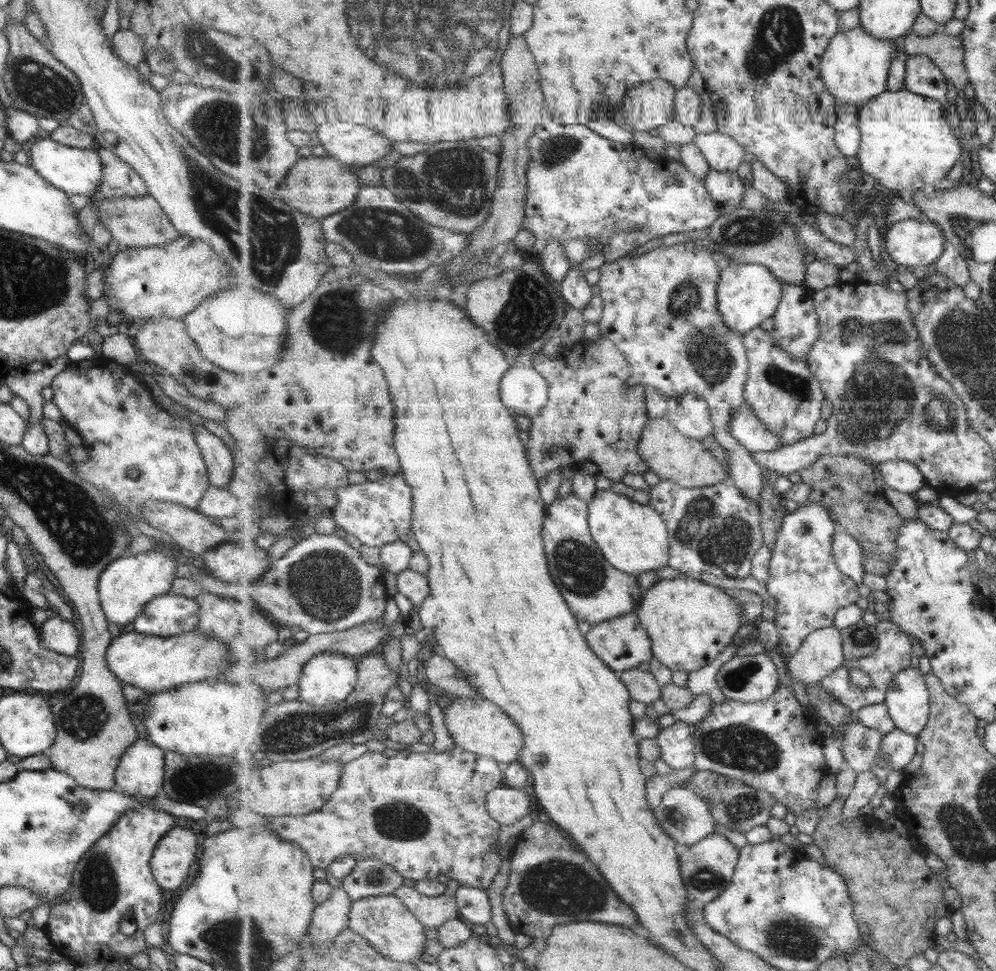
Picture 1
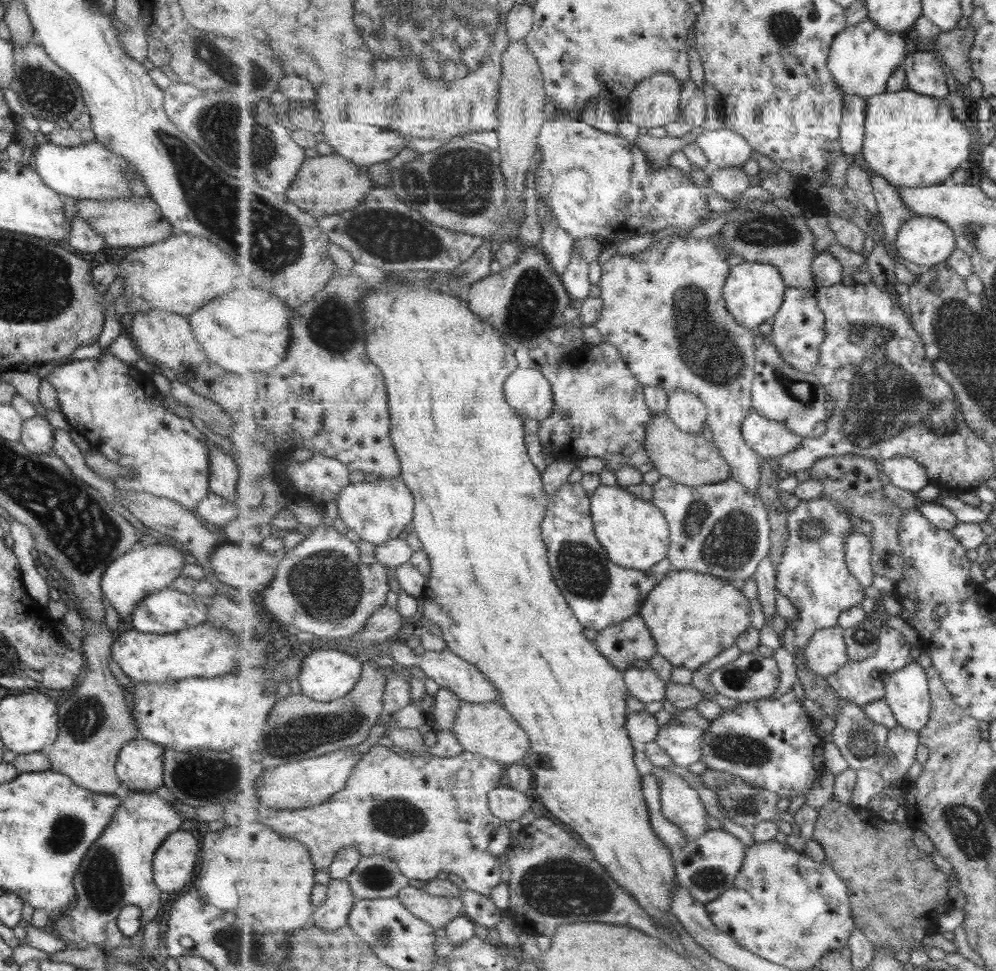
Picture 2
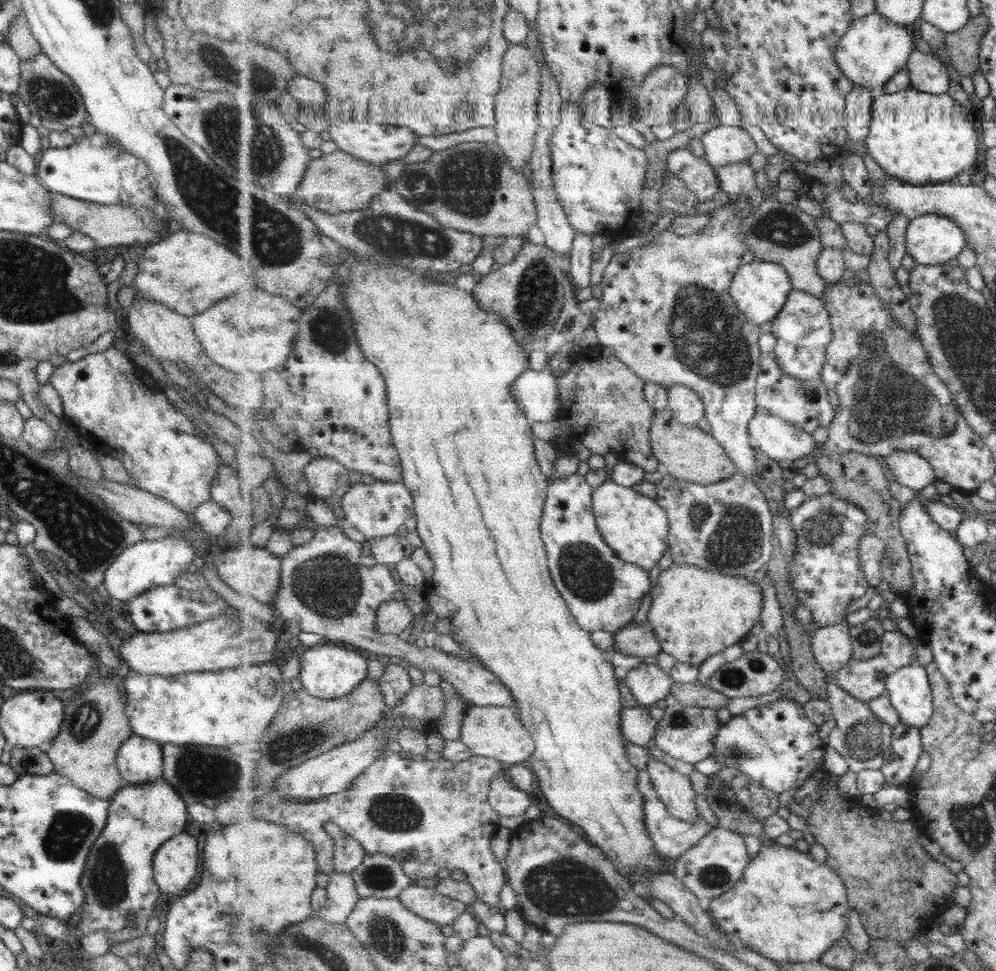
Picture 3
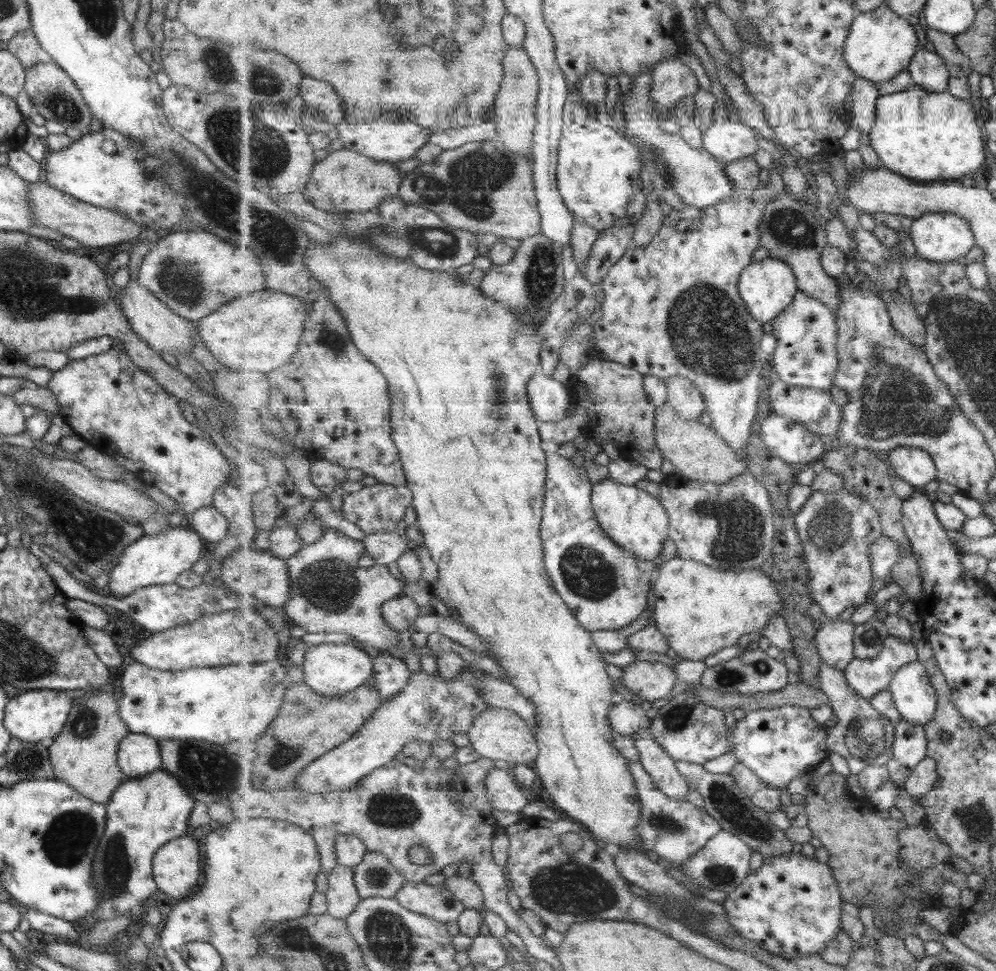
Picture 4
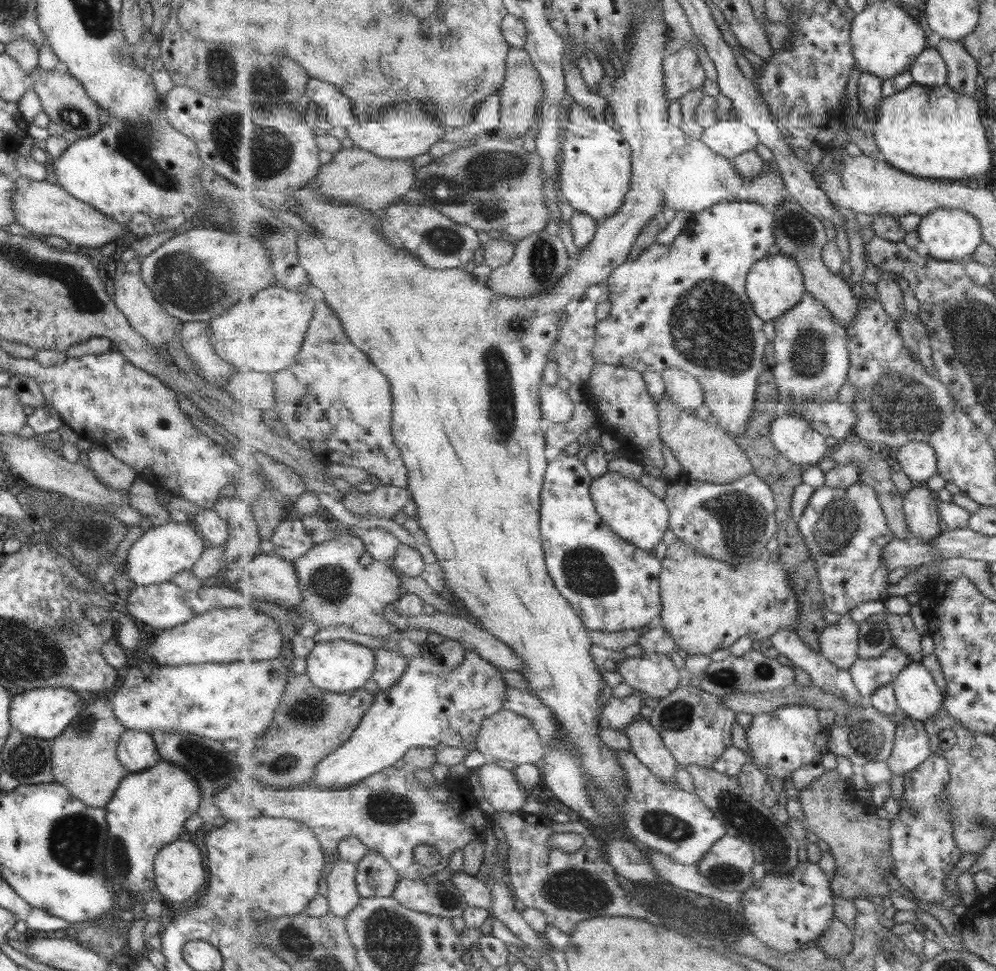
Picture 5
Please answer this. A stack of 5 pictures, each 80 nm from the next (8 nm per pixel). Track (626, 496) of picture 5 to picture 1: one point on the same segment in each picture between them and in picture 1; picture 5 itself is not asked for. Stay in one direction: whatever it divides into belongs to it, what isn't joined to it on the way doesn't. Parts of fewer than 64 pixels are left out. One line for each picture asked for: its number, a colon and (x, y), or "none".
1: (633, 537)
2: (636, 534)
3: (636, 527)
4: (635, 520)

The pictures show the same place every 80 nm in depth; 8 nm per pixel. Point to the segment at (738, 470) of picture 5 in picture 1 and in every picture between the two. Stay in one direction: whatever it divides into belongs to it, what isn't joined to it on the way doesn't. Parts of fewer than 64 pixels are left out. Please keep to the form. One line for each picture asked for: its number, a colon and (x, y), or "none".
1: (670, 454)
2: (686, 457)
3: (686, 452)
4: (698, 452)

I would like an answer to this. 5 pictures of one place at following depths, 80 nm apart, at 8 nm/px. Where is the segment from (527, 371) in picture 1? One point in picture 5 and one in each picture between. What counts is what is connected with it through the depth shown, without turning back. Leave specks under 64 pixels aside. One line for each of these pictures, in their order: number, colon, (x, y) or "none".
2: (528, 391)
3: (537, 392)
4: (552, 400)
5: (556, 405)

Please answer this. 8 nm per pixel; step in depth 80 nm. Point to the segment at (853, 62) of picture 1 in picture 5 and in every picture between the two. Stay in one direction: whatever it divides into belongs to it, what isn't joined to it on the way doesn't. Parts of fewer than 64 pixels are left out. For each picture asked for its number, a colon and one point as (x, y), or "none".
2: (863, 57)
3: (874, 49)
4: (881, 44)
5: (887, 38)

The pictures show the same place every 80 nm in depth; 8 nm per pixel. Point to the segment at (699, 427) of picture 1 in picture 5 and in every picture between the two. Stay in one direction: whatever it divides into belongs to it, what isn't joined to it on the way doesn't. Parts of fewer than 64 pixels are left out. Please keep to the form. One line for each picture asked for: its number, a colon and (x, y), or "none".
2: (689, 412)
3: (686, 404)
4: (685, 397)
5: (683, 388)

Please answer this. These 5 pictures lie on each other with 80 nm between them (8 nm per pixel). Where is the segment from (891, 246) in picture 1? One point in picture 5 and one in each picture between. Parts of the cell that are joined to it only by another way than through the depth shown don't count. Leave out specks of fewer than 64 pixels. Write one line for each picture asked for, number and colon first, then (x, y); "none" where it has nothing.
2: (926, 241)
3: (931, 239)
4: (939, 237)
5: (950, 234)

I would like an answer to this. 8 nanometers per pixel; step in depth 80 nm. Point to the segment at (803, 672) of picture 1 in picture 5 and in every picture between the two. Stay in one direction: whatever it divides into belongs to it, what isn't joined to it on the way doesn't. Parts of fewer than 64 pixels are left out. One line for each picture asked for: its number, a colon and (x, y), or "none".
2: (826, 653)
3: (832, 646)
4: (835, 639)
5: (839, 642)

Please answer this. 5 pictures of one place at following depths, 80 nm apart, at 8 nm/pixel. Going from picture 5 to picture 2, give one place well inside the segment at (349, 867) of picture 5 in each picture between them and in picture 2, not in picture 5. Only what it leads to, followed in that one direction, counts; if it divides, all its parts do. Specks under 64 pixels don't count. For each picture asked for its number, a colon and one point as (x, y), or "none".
2: (335, 913)
3: (343, 895)
4: (343, 896)

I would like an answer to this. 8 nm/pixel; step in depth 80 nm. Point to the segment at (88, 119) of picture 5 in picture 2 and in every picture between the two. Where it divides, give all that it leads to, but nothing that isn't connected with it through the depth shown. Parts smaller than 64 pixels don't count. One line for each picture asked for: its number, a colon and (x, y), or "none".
2: (46, 91)
3: (47, 92)
4: (53, 95)

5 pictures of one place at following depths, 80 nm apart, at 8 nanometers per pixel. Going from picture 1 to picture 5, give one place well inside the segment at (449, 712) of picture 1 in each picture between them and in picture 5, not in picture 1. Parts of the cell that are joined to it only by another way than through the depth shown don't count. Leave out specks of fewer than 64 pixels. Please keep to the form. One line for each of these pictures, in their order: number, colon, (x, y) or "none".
2: (488, 729)
3: (496, 732)
4: (499, 734)
5: (510, 736)

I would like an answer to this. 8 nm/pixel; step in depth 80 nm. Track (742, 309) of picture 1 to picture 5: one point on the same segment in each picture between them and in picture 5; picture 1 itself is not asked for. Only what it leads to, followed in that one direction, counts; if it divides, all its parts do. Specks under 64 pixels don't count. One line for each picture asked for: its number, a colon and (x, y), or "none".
2: (755, 292)
3: (760, 289)
4: (769, 286)
5: (775, 284)

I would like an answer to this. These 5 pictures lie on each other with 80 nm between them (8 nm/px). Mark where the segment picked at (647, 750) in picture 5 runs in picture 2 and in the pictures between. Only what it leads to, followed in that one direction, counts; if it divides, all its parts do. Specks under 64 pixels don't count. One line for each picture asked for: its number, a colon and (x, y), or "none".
2: (681, 804)
3: (676, 790)
4: (662, 767)

